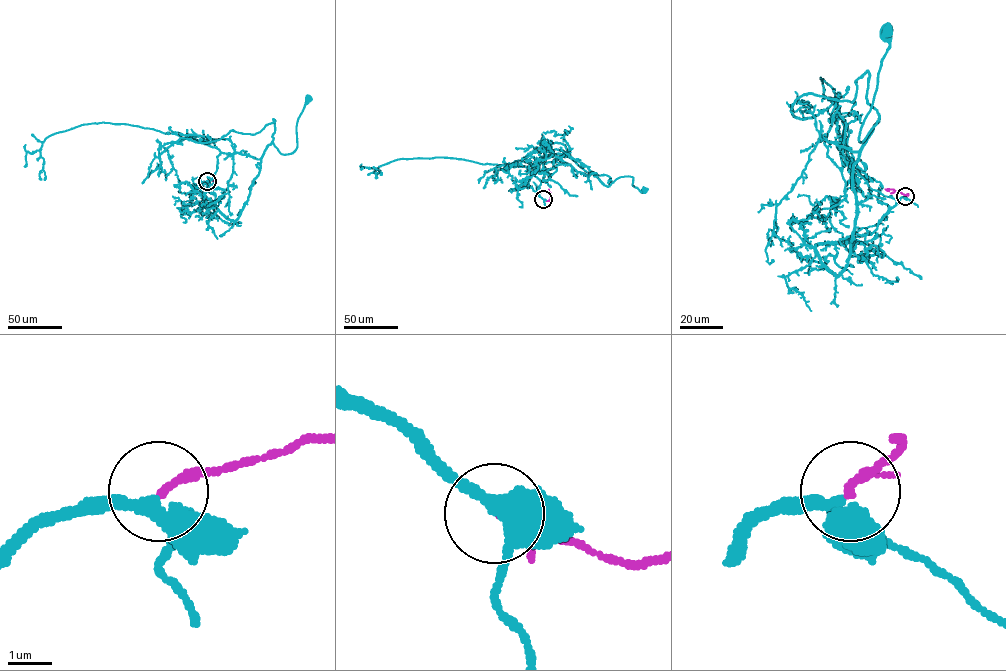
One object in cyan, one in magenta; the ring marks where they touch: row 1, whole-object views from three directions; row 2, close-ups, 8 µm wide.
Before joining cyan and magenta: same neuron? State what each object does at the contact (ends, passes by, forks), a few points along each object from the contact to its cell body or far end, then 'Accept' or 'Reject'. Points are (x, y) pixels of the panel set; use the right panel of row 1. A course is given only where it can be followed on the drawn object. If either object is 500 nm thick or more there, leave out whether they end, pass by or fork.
At the ring cyan passes by. At the ring magenta ends. Course of cyan: (905, 196), (872, 233), (816, 245), (819, 260), (837, 276), (847, 264), (886, 30). Course of magenta: (905, 196), (908, 194), (887, 189), (889, 191). Accept

